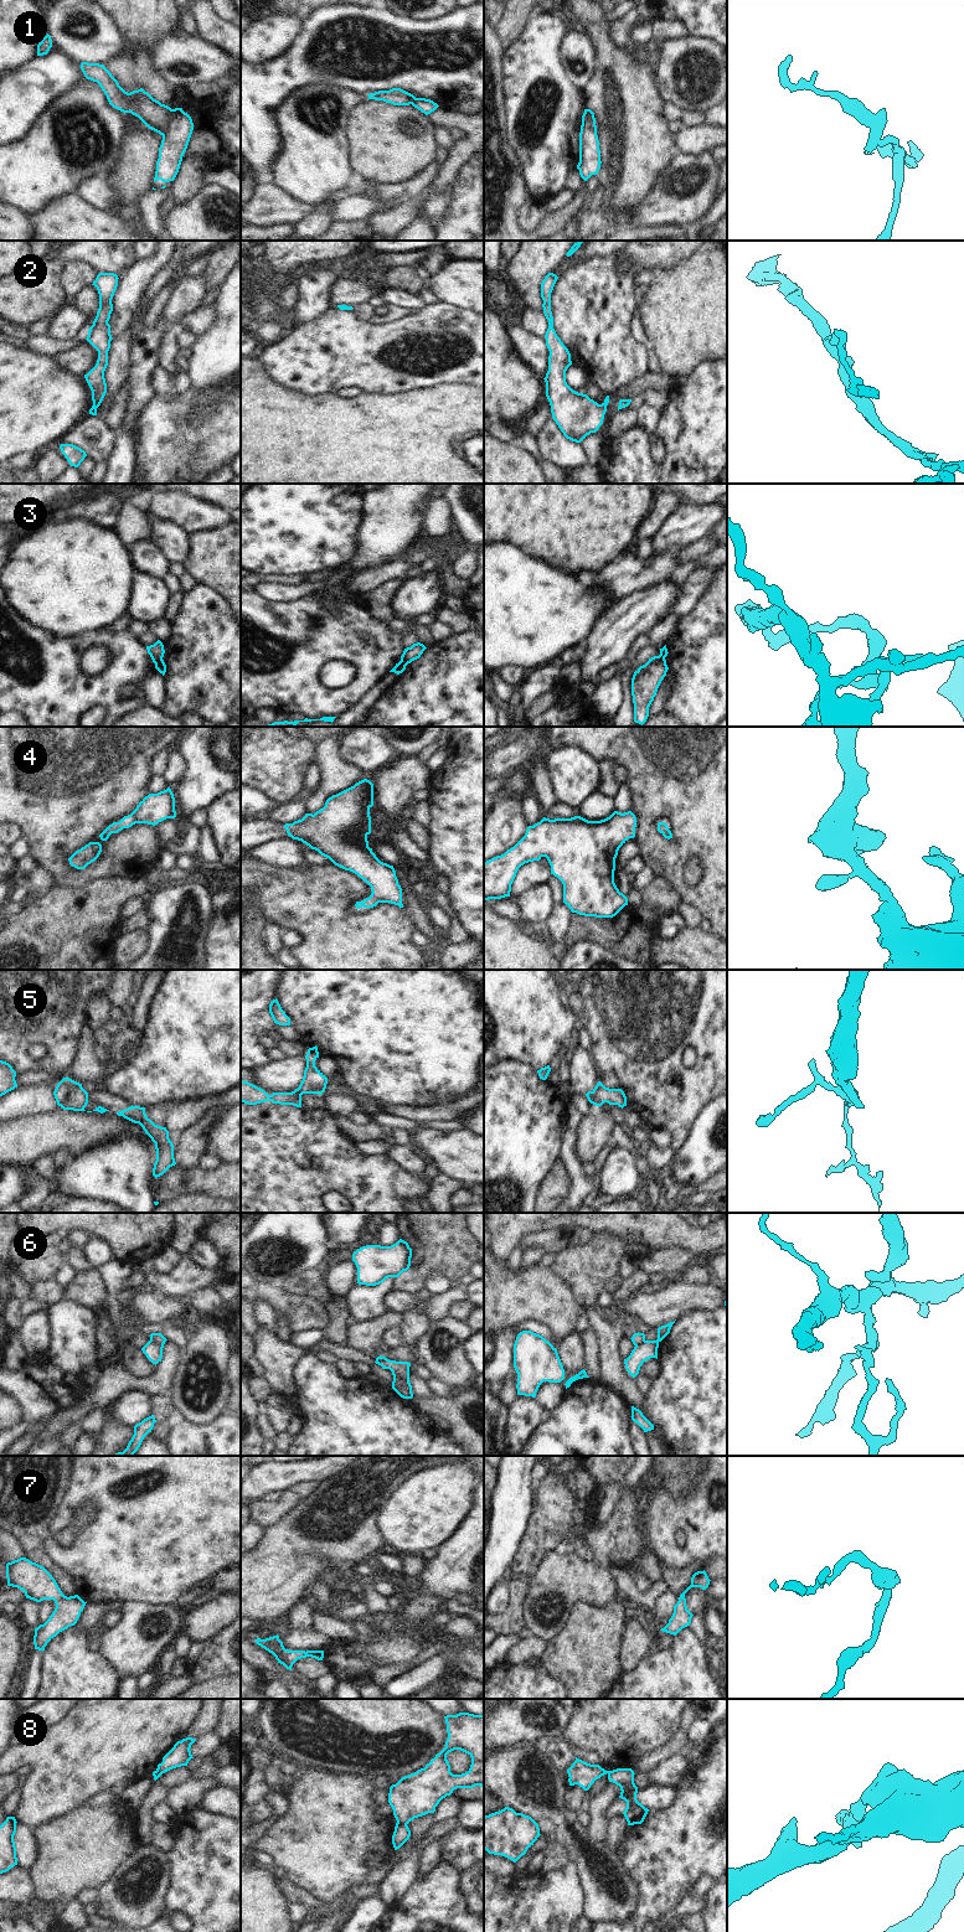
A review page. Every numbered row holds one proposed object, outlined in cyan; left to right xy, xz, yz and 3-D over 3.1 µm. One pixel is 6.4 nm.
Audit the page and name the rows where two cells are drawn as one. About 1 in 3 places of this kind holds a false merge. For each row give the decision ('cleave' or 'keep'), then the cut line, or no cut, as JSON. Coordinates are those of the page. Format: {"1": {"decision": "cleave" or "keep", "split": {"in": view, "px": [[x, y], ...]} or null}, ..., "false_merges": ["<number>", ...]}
{"1": {"decision": "cleave", "split": {"in": "xy", "px": [[171, 109], [171, 117], [163, 135]]}}, "2": {"decision": "keep", "split": null}, "3": {"decision": "cleave", "split": {"in": "xy", "px": [[163, 660], [155, 665]]}}, "4": {"decision": "keep", "split": null}, "5": {"decision": "keep", "split": null}, "6": {"decision": "cleave", "split": {"in": "xz", "px": [[392, 1370], [408, 1382]]}}, "7": {"decision": "keep", "split": null}, "8": {"decision": "cleave", "split": {"in": "xz", "px": [[397, 1822], [406, 1825]]}}, "false_merges": ["1", "3", "6", "8"]}

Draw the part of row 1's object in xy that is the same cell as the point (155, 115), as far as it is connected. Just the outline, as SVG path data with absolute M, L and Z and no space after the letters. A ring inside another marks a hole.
M82 62L81 69L87 79L97 82L109 104L123 112L138 117L149 129L165 134L171 118L171 108L154 99L143 88L125 92L112 76L112 73L99 63Z

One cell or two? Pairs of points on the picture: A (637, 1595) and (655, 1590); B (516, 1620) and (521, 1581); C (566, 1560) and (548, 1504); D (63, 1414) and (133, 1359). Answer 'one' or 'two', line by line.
A: one
B: one
C: two
D: two

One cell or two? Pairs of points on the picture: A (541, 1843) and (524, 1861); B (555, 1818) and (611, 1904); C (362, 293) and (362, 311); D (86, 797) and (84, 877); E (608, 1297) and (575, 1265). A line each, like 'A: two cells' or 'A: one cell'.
A: one cell
B: one cell
C: two cells
D: one cell
E: two cells

